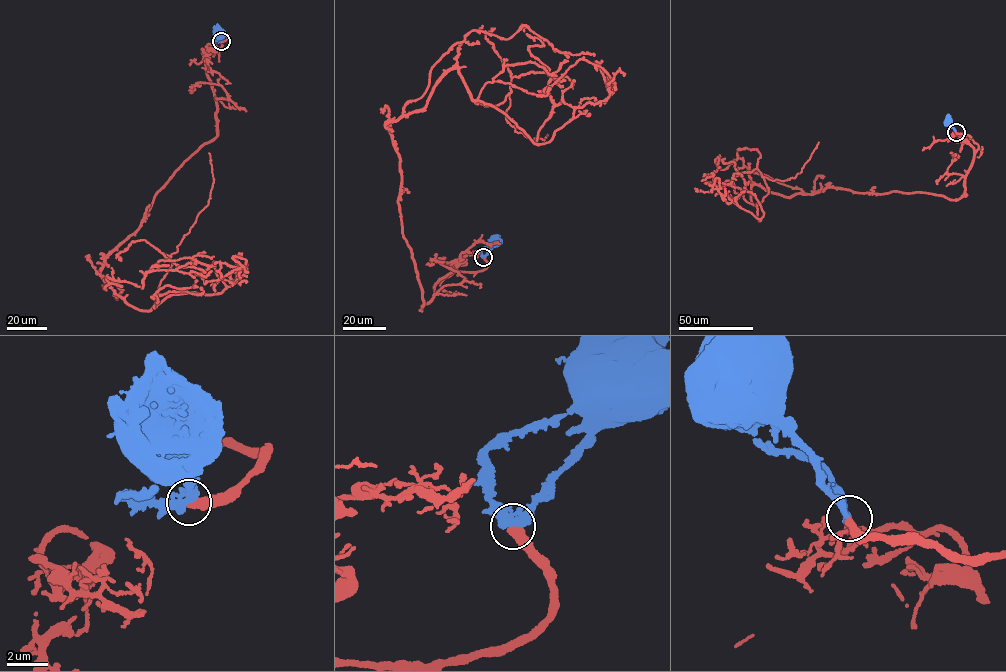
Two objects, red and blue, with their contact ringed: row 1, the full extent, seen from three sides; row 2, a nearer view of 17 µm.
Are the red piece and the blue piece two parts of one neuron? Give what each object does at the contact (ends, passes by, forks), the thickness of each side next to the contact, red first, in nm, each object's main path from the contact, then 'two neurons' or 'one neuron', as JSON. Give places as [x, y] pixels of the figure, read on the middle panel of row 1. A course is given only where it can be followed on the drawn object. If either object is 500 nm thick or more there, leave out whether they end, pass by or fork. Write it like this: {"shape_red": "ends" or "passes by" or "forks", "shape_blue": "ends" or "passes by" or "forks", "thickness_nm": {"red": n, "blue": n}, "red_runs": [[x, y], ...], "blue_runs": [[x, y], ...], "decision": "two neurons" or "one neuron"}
{"shape_red": "ends", "shape_blue": "passes by", "thickness_nm": {"red": 440, "blue": 360}, "red_runs": [[483, 257], [421, 307], [385, 125], [456, 68], [538, 143], [544, 89], [569, 67], [615, 79]], "blue_runs": [[483, 257], [496, 242]], "decision": "one neuron"}

